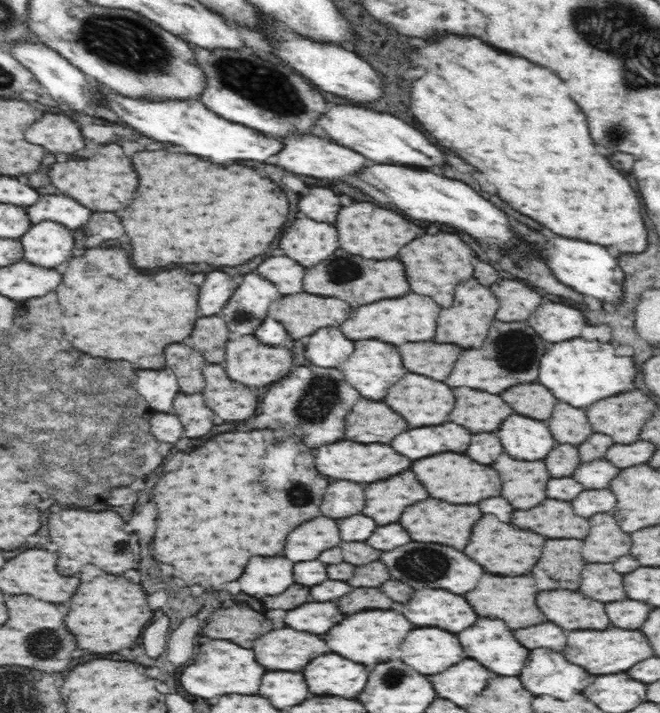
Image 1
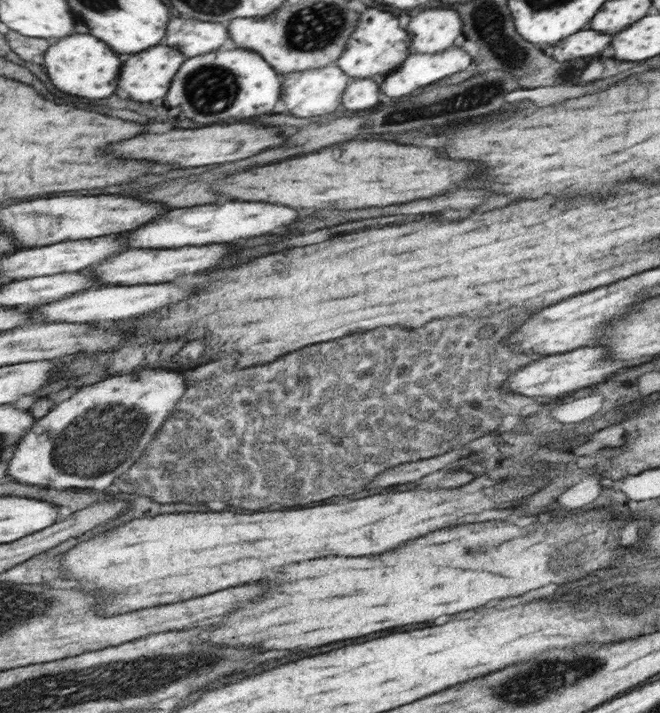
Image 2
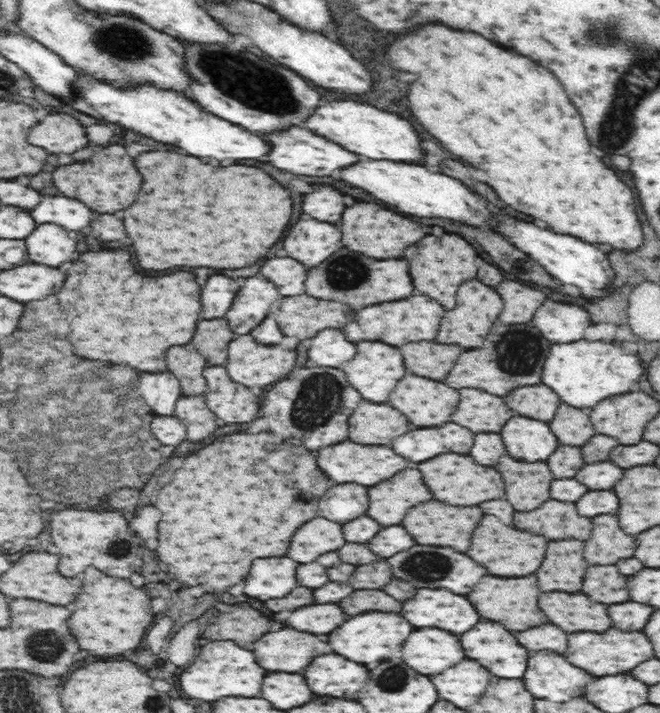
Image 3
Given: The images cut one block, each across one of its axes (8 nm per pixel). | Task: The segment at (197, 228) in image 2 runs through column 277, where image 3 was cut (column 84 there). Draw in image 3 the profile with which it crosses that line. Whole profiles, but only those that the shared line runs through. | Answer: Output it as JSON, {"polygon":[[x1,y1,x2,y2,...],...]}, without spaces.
{"polygon":[[46,196,30,214,38,224,56,224,68,232,82,232,94,220,96,212,74,198]]}

